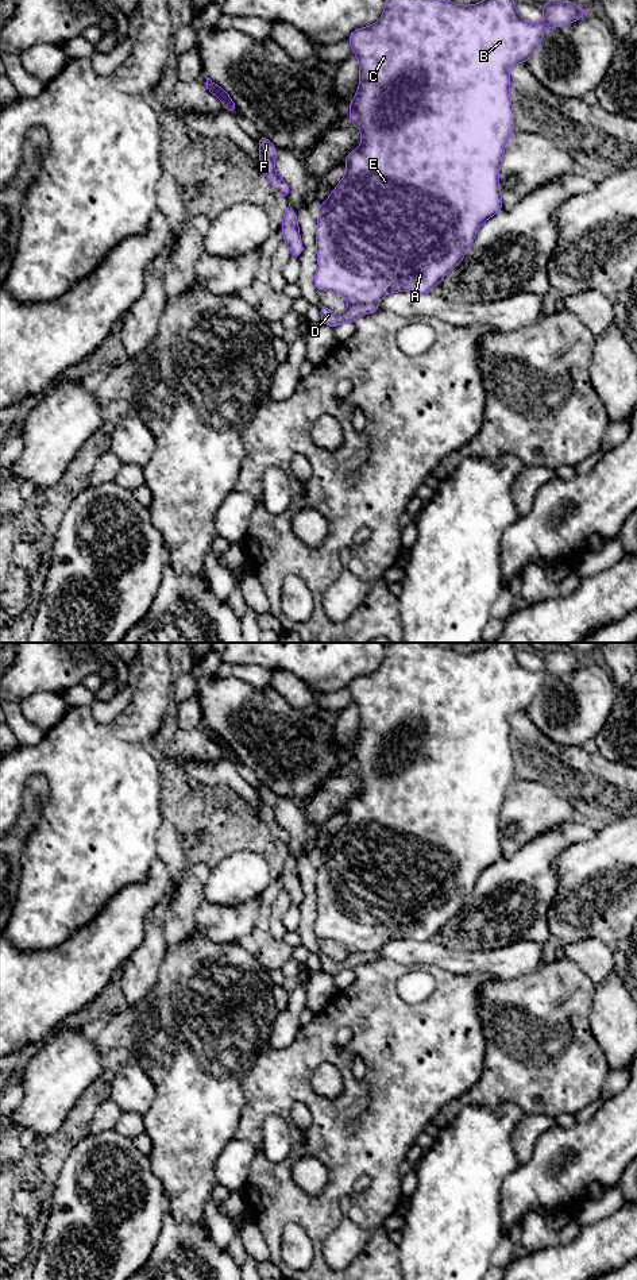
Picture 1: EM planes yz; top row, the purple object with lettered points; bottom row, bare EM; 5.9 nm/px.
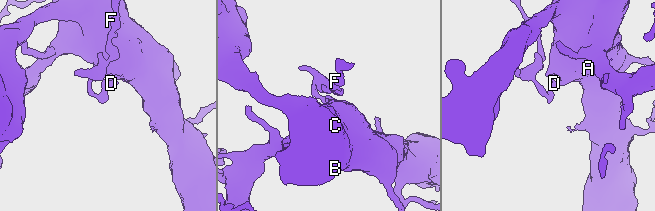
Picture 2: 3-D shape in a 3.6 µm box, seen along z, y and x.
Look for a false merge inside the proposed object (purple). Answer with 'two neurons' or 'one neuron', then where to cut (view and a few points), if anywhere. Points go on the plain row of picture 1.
two neurons; cut yz (377, 951), (350, 953)

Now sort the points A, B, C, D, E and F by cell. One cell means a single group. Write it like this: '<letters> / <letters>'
A B C E / D F

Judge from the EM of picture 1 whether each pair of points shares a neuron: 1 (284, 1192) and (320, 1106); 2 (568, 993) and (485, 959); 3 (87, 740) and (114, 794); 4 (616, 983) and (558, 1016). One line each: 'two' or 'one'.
1: one
2: two
3: one
4: two

